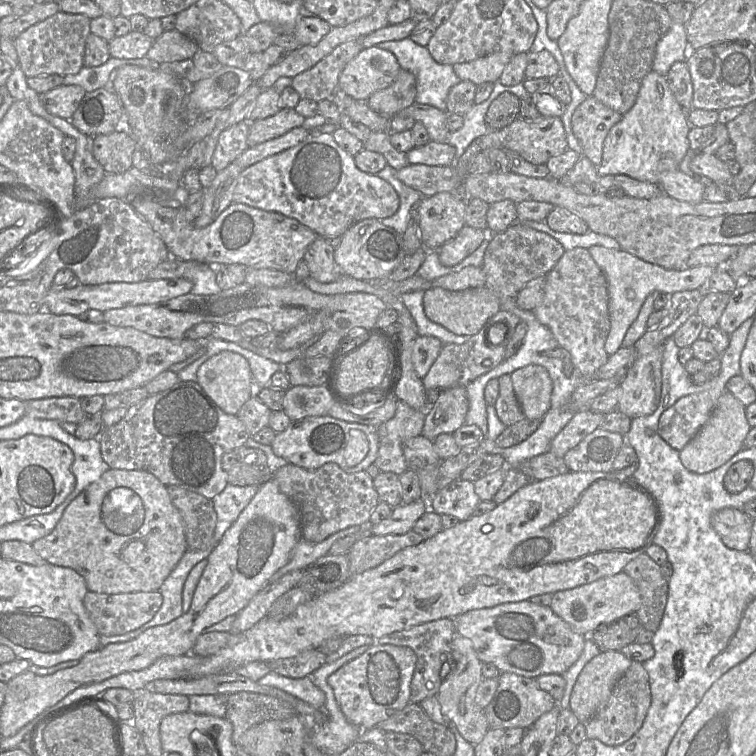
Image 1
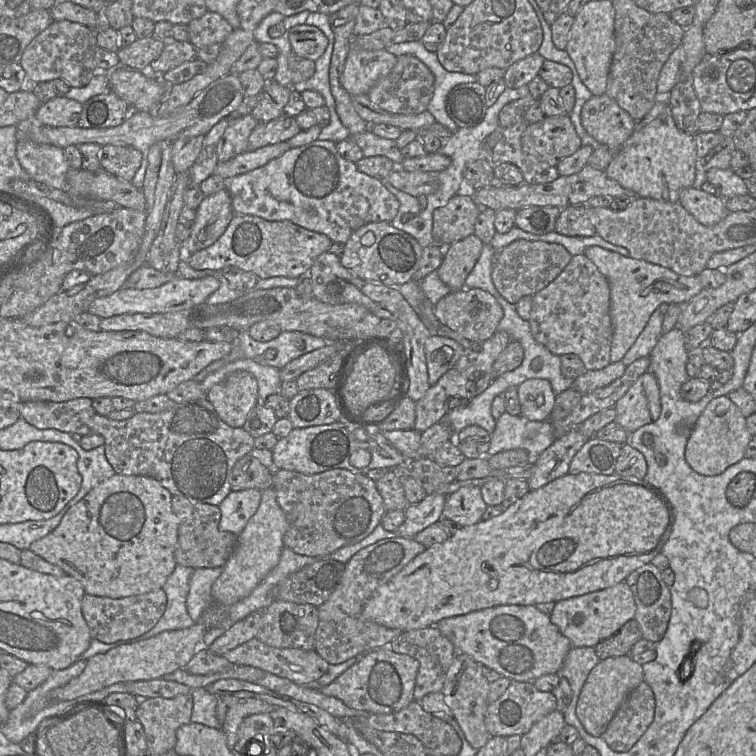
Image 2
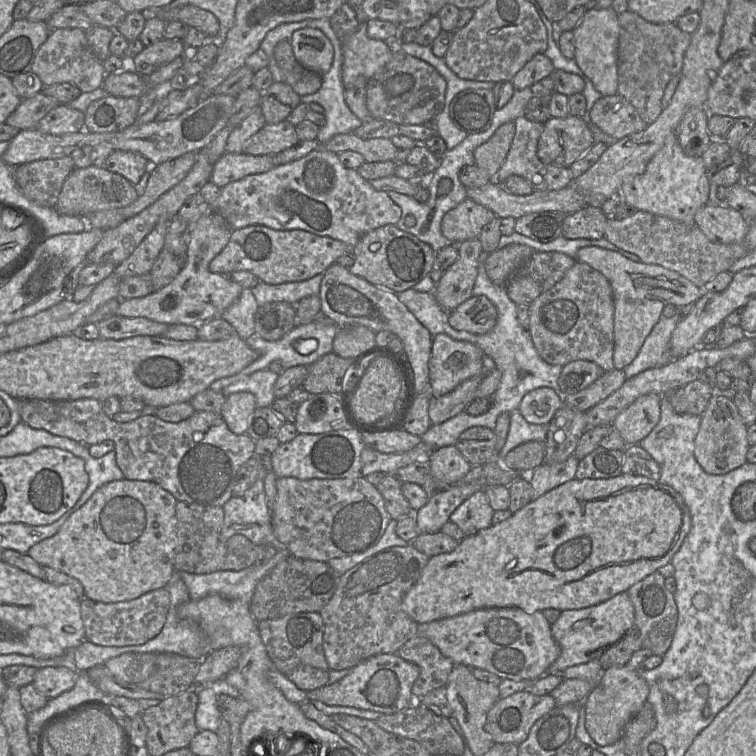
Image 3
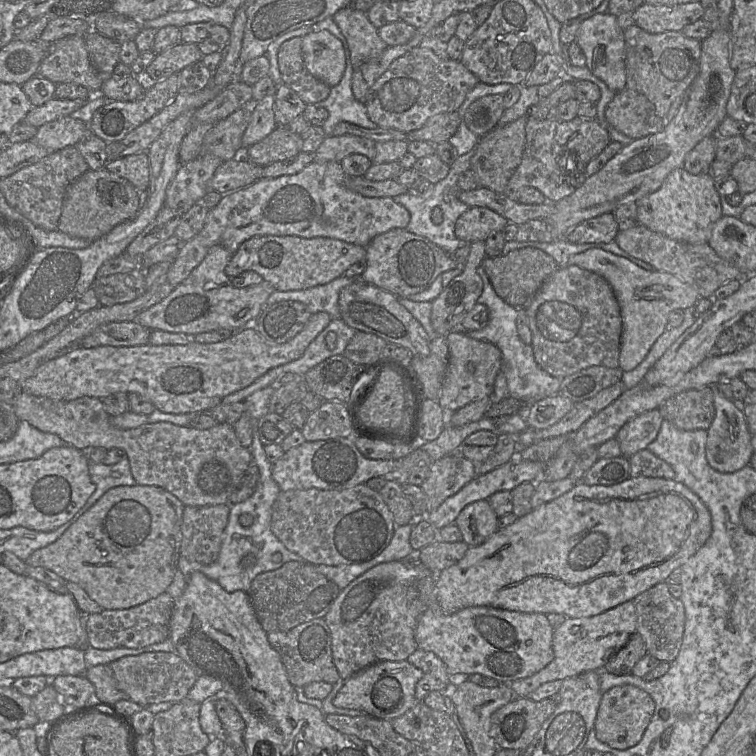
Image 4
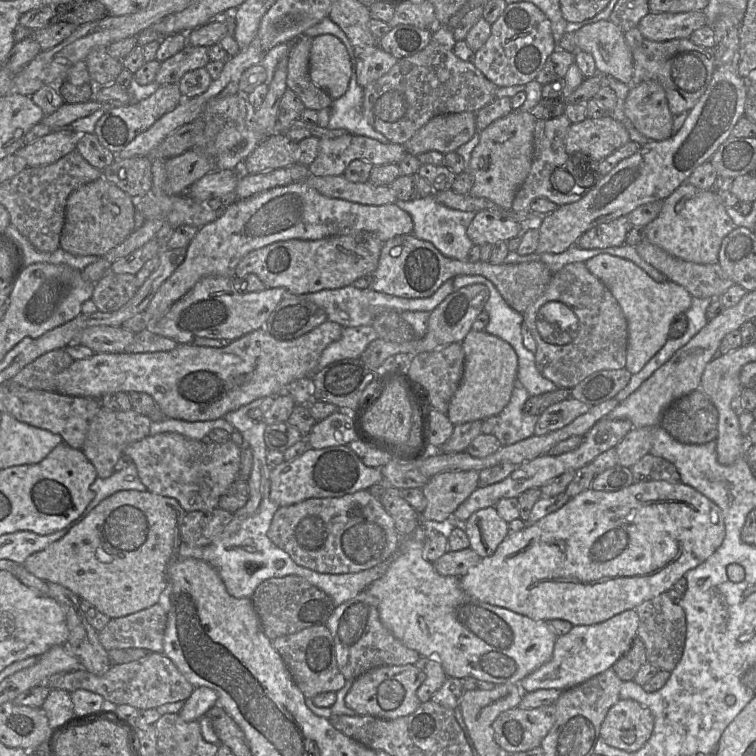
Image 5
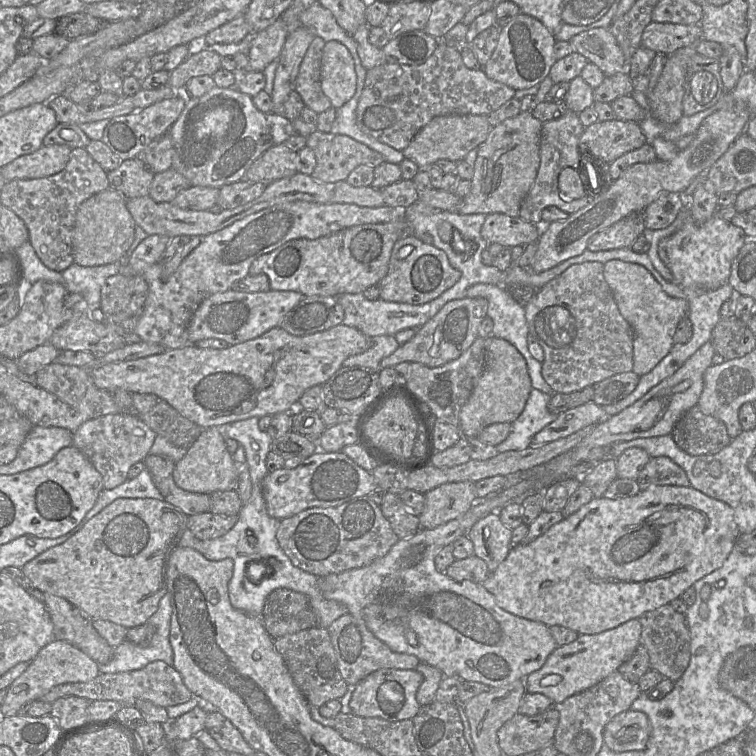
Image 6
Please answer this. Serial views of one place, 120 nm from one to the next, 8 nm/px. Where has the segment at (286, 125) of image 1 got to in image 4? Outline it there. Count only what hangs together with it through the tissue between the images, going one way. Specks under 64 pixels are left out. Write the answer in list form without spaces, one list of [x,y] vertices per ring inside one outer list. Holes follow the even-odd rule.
[[[276,127],[264,139],[245,148],[242,157],[265,167],[274,162],[290,159],[301,151],[300,134],[291,132],[288,127]]]

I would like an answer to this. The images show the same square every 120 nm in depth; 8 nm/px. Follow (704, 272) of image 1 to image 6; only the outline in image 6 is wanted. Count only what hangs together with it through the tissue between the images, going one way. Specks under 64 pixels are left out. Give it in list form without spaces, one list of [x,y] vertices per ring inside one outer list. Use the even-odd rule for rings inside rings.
[[[619,259],[604,263],[604,278],[617,307],[633,331],[633,369],[638,376],[650,372],[671,350],[679,321],[687,316],[689,303],[666,294],[662,286],[643,266]]]

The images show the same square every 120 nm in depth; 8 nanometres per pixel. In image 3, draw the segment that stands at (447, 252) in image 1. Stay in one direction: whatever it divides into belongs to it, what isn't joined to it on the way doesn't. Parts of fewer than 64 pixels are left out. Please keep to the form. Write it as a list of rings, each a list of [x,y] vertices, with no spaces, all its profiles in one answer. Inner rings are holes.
[[[478,238],[457,245],[457,260],[443,271],[436,284],[434,296],[439,306],[447,313],[473,295],[478,274],[479,256],[482,245]]]

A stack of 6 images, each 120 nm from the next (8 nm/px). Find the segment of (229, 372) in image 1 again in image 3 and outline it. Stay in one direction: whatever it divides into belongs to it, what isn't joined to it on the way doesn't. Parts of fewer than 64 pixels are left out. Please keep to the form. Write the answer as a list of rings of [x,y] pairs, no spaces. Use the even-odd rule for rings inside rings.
[[[235,392],[226,396],[220,416],[234,434],[245,434],[256,409],[255,396],[249,392]]]

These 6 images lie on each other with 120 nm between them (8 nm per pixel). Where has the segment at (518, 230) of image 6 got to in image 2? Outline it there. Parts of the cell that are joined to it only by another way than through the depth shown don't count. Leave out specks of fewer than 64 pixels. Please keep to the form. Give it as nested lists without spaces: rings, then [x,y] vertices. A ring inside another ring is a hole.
[[[457,194],[445,206],[435,209],[432,225],[434,244],[448,247],[474,234],[481,209],[468,194]]]

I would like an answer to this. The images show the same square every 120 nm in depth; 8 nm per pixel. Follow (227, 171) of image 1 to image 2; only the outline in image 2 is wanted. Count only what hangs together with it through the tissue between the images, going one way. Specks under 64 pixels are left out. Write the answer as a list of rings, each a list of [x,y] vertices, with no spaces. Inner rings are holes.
[[[226,187],[206,196],[196,210],[189,237],[180,246],[180,260],[213,245],[223,235],[234,215]]]

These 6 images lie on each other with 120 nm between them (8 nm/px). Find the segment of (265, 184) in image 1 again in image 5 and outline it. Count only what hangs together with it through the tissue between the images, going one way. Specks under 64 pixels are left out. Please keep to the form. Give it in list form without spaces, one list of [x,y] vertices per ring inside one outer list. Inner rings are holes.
[[[305,181],[278,186],[248,198],[236,199],[226,205],[219,218],[197,231],[195,237],[187,246],[187,254],[183,263],[159,287],[145,310],[149,314],[148,329],[151,329],[153,324],[158,322],[171,306],[187,294],[200,279],[207,276],[235,277],[237,265],[253,250],[278,241],[290,239],[320,240],[358,232],[375,234],[382,242],[386,242],[398,235],[411,234],[413,232],[413,220],[407,212],[395,203],[375,206],[329,198],[309,186]]]

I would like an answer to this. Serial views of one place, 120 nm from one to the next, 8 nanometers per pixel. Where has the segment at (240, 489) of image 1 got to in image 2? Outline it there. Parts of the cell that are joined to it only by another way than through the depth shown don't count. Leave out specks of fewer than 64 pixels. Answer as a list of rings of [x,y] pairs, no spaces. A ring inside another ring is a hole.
[[[257,490],[232,491],[218,505],[221,511],[219,530],[239,535],[245,528],[259,499]]]

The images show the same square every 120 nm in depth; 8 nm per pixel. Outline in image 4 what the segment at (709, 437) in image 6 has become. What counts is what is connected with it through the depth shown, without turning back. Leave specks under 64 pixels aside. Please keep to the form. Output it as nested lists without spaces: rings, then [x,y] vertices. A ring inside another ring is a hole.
[[[713,388],[682,391],[665,400],[659,411],[664,420],[680,430],[707,431],[715,416]]]

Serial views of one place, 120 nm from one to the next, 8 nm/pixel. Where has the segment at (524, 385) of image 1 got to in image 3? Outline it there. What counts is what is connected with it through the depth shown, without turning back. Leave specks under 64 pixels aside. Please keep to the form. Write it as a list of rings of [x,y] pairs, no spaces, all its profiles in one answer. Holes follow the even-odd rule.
[[[548,387],[528,392],[521,400],[519,412],[531,424],[548,425],[556,411],[564,404],[564,397]]]

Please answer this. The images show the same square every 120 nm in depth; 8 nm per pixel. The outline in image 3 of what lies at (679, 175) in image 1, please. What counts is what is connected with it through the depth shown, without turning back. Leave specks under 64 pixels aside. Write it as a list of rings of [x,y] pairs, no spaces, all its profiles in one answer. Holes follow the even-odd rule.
[[[709,202],[697,211],[694,223],[709,240],[732,244],[745,238],[750,221],[729,206],[721,207]]]

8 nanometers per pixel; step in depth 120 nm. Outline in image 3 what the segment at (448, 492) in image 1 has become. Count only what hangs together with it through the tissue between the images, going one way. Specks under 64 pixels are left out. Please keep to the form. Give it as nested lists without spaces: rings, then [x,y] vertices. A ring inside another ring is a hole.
[[[485,490],[472,494],[462,502],[450,515],[450,521],[455,523],[466,536],[492,525],[494,510],[489,504]]]

